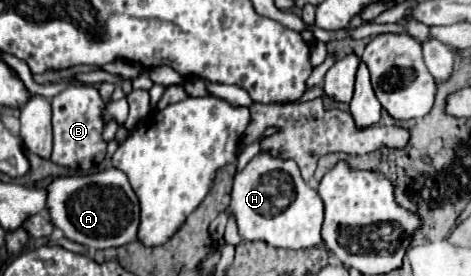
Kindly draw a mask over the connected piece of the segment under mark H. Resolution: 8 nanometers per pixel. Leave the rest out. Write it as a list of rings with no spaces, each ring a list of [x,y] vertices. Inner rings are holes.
[[[257,153],[249,165],[235,175],[229,209],[237,217],[239,235],[247,241],[265,241],[283,249],[309,249],[323,247],[321,223],[325,205],[313,185],[301,179],[299,167],[293,161],[275,159],[267,153]]]

